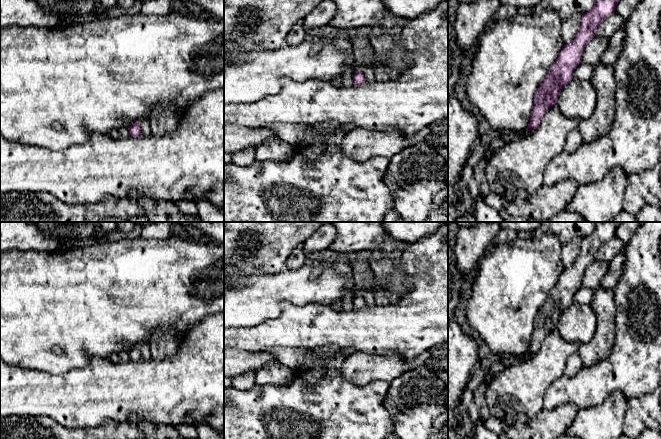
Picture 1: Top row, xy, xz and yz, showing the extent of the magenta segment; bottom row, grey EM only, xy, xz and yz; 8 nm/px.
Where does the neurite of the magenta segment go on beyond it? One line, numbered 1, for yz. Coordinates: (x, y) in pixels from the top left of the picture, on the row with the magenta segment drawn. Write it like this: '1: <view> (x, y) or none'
1: none

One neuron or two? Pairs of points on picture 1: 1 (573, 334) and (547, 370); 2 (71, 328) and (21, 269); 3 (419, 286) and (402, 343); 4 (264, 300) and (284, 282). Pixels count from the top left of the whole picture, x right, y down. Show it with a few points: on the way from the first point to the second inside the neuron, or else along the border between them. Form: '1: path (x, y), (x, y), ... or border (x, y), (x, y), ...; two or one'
1: border (556, 329), (567, 341), (580, 344); two
2: path (60, 313), (31, 284); one
3: path (419, 300), (419, 319), (409, 329); one
4: path (269, 295), (279, 287); one

